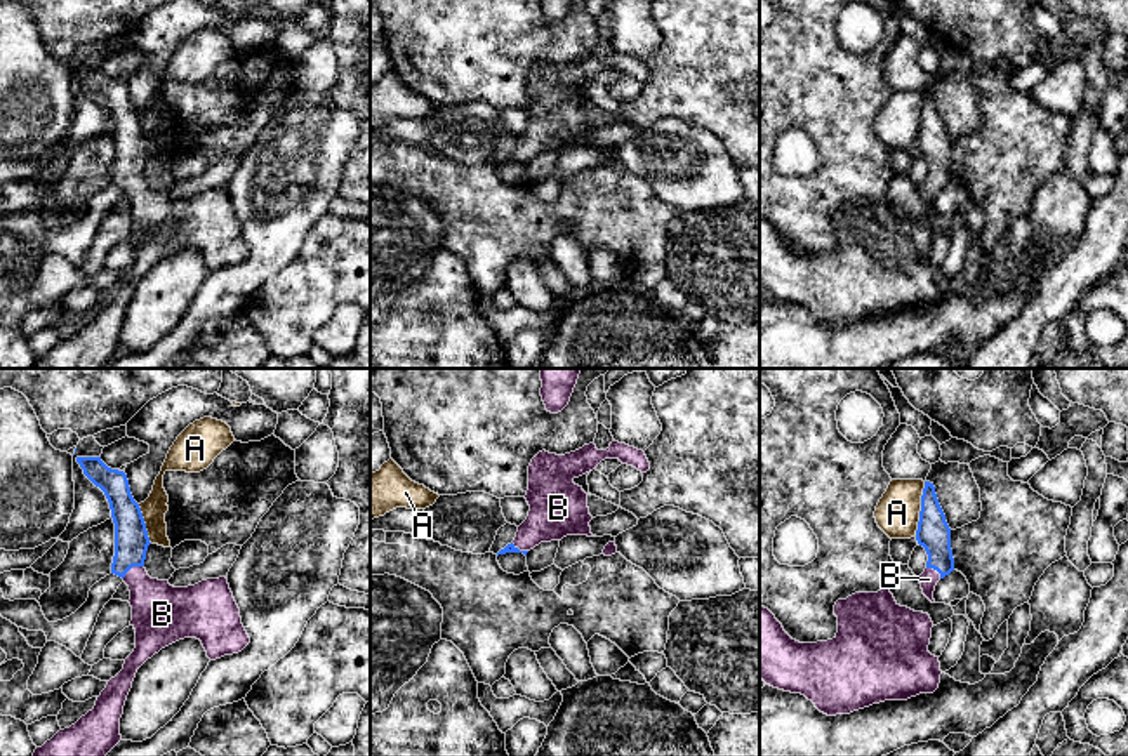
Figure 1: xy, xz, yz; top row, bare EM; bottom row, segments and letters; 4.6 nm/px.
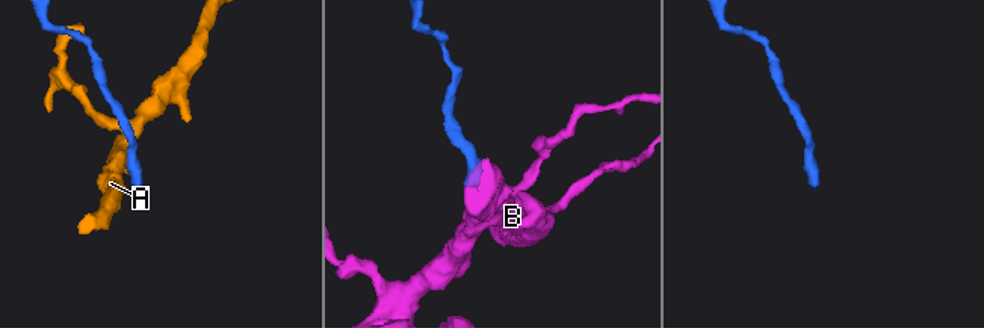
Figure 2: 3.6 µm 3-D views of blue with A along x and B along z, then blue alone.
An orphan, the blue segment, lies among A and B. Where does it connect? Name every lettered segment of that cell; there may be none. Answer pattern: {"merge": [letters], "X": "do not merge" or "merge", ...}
{"merge": ["B"], "A": "do not merge", "B": "merge"}

